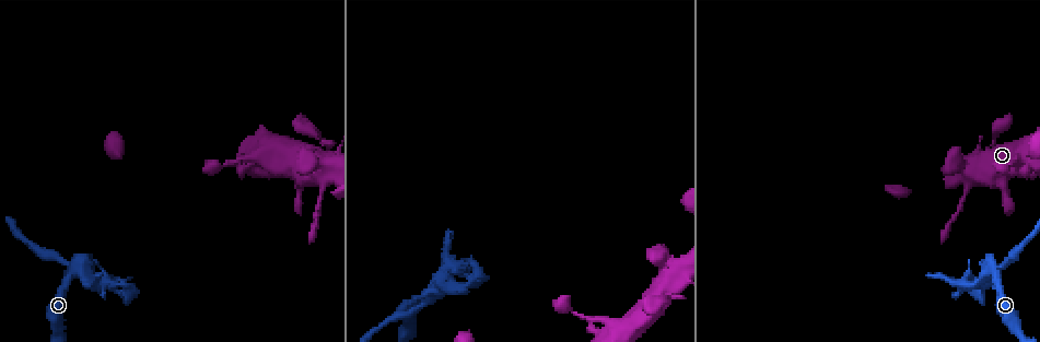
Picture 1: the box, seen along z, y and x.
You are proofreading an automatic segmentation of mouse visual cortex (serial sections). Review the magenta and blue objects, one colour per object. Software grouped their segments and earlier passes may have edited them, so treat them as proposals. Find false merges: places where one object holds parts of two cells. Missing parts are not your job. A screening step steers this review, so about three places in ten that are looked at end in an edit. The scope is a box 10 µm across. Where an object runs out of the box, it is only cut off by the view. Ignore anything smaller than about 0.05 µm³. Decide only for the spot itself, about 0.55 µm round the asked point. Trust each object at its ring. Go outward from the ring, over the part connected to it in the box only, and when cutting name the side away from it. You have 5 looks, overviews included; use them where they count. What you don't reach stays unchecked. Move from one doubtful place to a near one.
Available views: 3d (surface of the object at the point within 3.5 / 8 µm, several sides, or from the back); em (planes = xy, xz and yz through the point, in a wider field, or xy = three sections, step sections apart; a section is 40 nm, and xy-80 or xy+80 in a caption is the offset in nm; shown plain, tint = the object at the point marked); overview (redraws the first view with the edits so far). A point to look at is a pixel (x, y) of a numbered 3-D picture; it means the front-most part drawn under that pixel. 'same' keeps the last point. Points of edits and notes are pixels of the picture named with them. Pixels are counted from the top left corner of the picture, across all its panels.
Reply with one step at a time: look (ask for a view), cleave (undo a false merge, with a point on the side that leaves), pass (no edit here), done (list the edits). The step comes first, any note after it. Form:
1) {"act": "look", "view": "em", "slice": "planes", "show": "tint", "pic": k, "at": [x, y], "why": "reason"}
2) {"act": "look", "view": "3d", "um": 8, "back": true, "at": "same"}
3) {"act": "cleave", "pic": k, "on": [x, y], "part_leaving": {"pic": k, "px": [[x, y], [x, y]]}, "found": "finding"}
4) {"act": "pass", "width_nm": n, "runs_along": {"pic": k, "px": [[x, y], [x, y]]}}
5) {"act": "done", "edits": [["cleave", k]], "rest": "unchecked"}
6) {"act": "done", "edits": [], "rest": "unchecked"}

{"act": "look", "view": "3d", "um": 8, "pic": 1, "at": [963, 168], "why": "a narrow waist"}

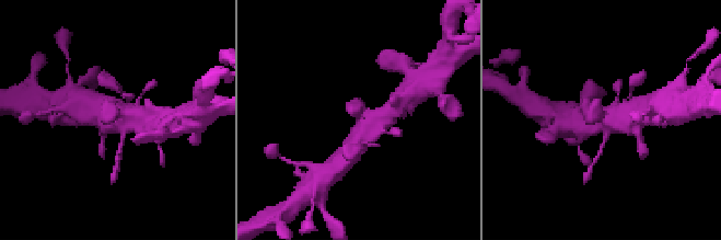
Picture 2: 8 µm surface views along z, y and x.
{"act": "look", "view": "em", "slice": "xy", "step": 5, "show": "tint", "at": "same", "why": "shape alone is not enough"}

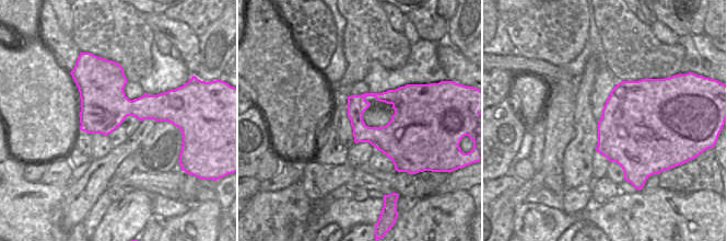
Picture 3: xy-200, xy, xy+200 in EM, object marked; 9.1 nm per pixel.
{"act": "pass", "runs_along": {"pic": 2, "px": [[624, 115], [605, 123], [601, 99]]}, "found": "continuous, no second cell"}

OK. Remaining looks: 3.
{"act": "look", "view": "3d", "um": 3.5, "pic": 1, "at": [990, 270], "why": "four arms meet"}

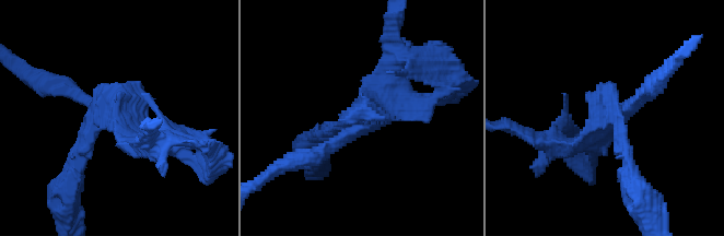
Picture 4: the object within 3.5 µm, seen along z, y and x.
{"act": "look", "view": "em", "slice": "xy", "step": 1, "show": "tint", "pic": 4, "at": [361, 117], "why": "need the tissue"}

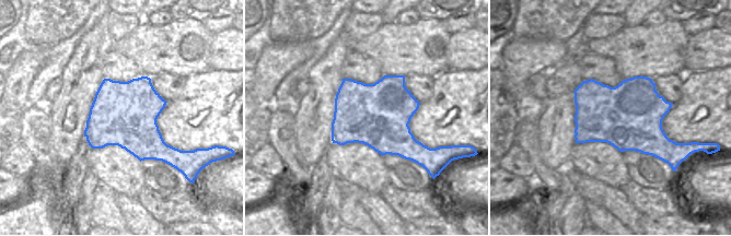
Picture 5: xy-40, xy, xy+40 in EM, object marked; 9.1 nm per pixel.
{"act": "look", "view": "em", "slice": "xy", "step": 3, "show": "tint", "at": "same"}

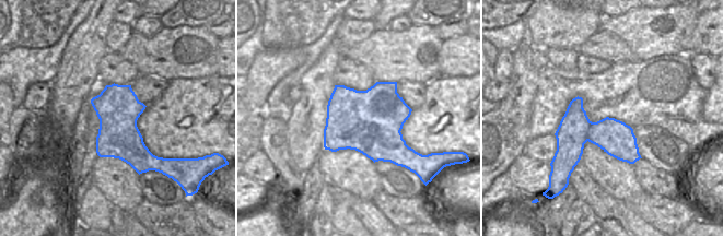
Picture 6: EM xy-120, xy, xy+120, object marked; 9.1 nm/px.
{"act": "cleave", "pic": 4, "on": [127, 124], "part_leaving": {"pic": 4, "px": [[94, 124], [117, 114], [148, 143]]}, "found": "a second cell is stuck on"}

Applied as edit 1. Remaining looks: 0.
{"act": "done", "edits": [["cleave", 4]], "rest": "unchecked"}

